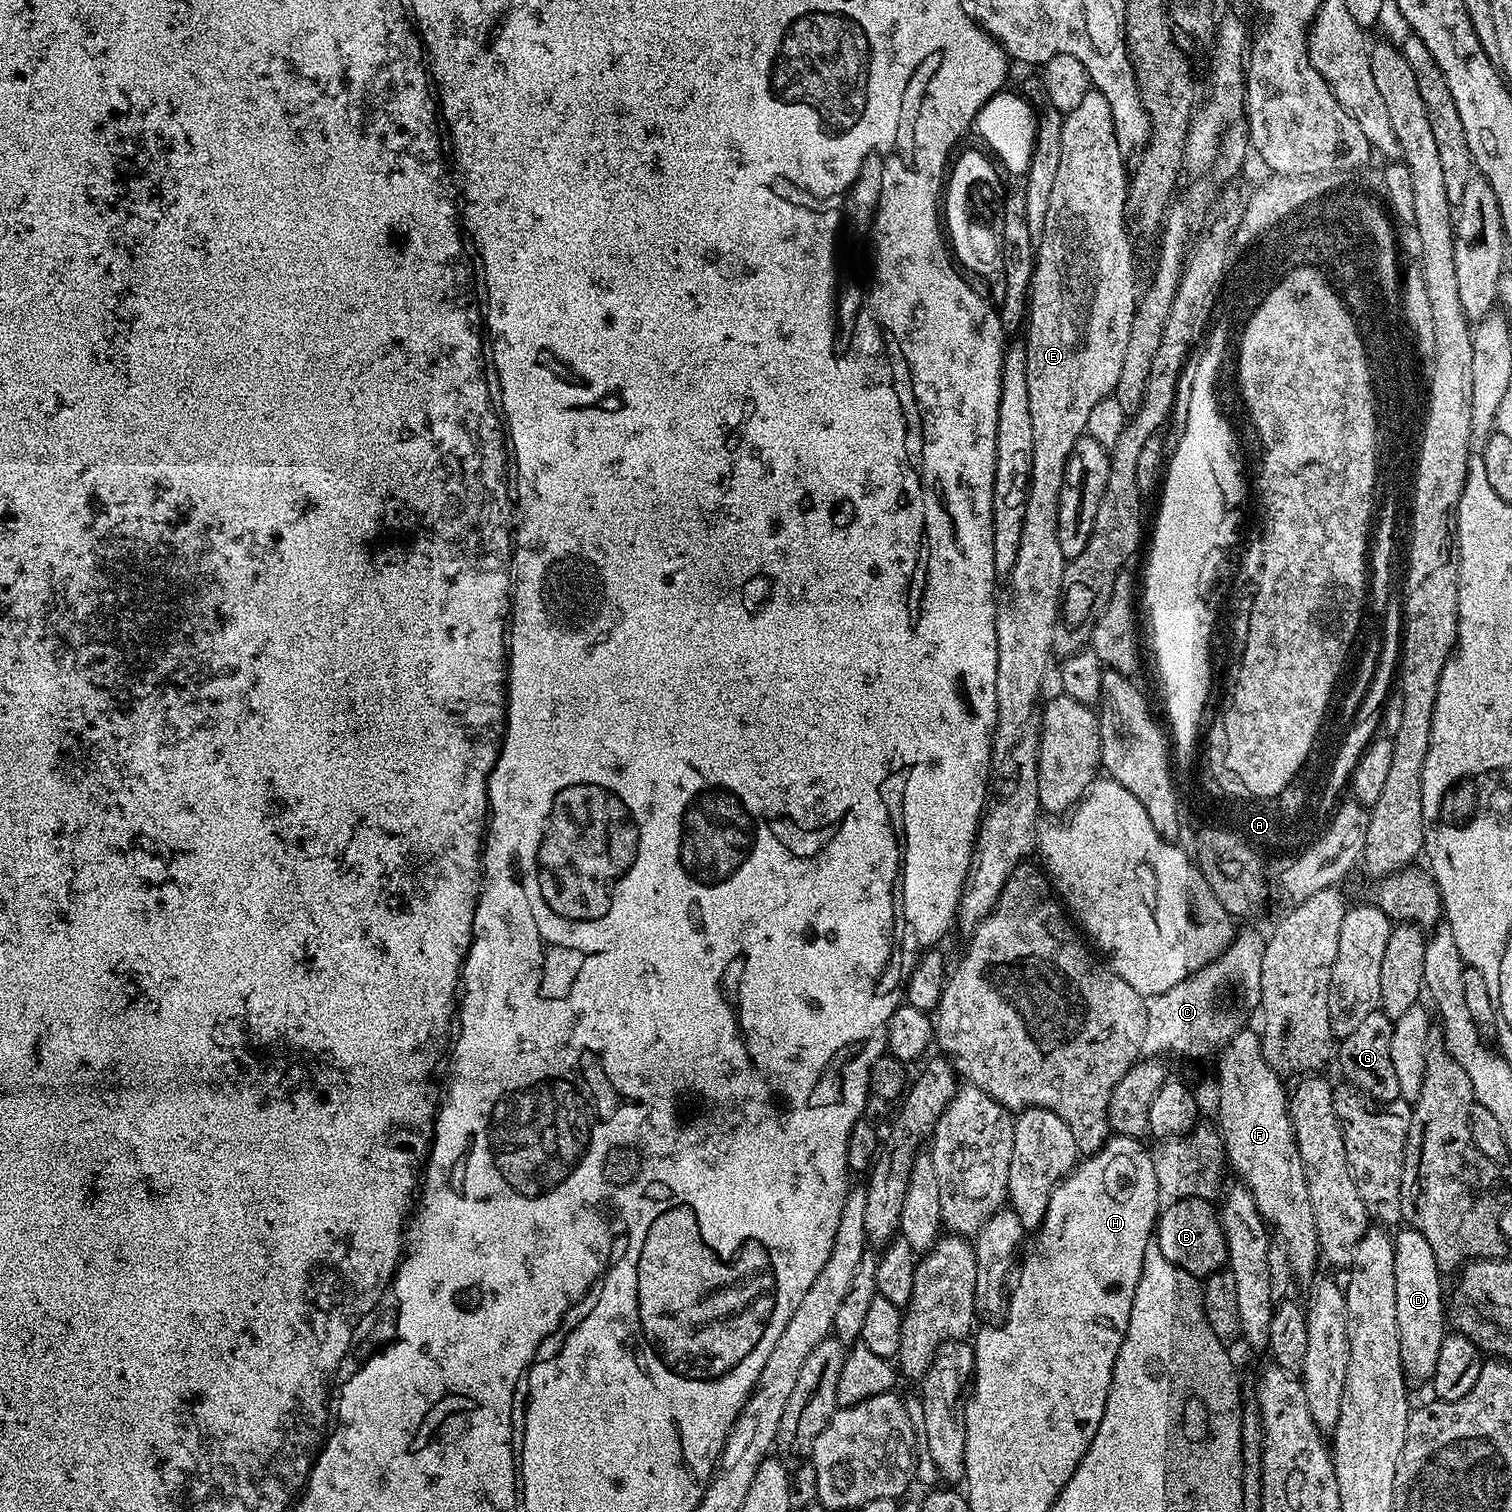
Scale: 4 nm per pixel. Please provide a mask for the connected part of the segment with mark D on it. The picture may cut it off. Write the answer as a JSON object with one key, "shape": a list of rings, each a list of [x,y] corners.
{"shape":[[[1404,1226],[1399,1229],[1400,1233],[1395,1233],[1392,1245],[1394,1246],[1394,1303],[1396,1309],[1396,1316],[1398,1318],[1398,1342],[1400,1343],[1400,1357],[1402,1358],[1402,1366],[1404,1367],[1405,1377],[1409,1381],[1424,1380],[1424,1382],[1431,1381],[1434,1374],[1434,1366],[1438,1366],[1438,1350],[1442,1350],[1442,1342],[1446,1335],[1446,1327],[1444,1328],[1444,1288],[1440,1285],[1440,1276],[1442,1270],[1438,1266],[1438,1262],[1434,1258],[1434,1250],[1430,1250],[1430,1242],[1426,1242],[1426,1238],[1422,1238],[1422,1234],[1417,1228],[1411,1226]]]}

